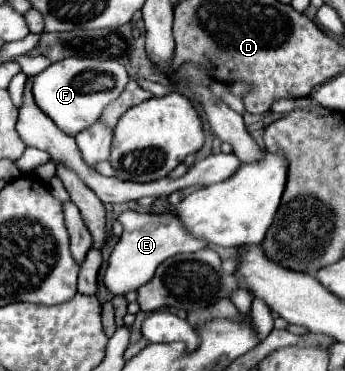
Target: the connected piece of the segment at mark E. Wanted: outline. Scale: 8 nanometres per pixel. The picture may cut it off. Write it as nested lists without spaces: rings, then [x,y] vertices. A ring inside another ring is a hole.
[[[124,211],[118,215],[118,223],[122,223],[124,233],[114,245],[108,261],[108,269],[104,273],[104,285],[112,295],[126,295],[130,291],[140,289],[144,283],[148,283],[154,277],[156,267],[166,261],[168,257],[176,253],[194,253],[206,247],[206,243],[190,237],[188,231],[184,231],[178,217],[172,213],[152,215],[152,213],[136,213],[136,211]]]

